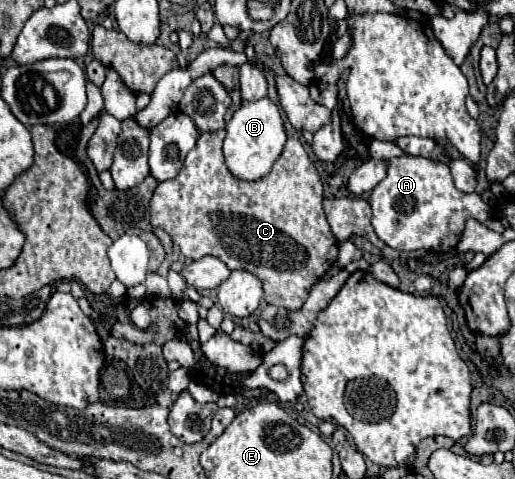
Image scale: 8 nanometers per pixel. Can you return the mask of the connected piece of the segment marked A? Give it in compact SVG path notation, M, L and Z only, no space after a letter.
M401 155L387 159L385 165L387 175L373 187L369 205L373 209L371 223L377 237L393 249L449 251L459 243L465 229L465 219L473 217L477 221L487 221L495 215L477 193L463 193L455 187L451 169L443 161Z

